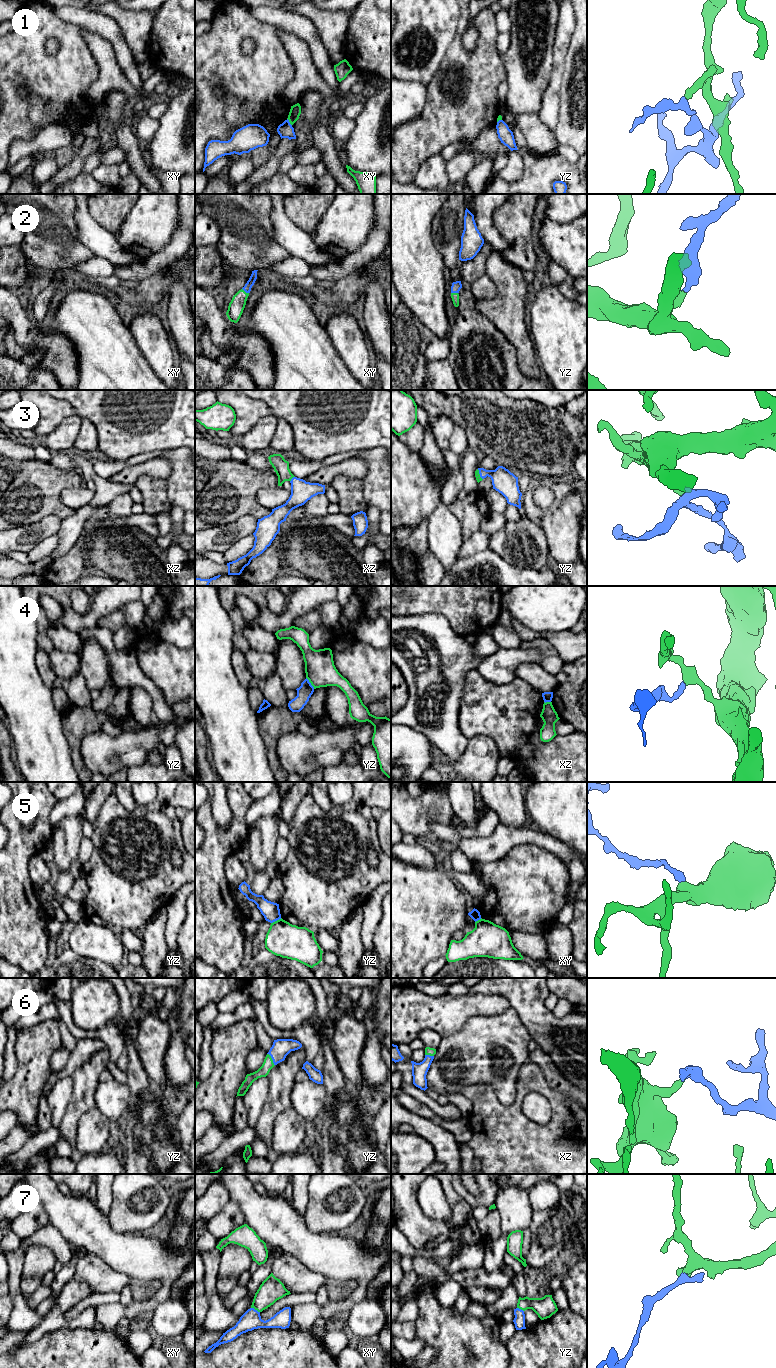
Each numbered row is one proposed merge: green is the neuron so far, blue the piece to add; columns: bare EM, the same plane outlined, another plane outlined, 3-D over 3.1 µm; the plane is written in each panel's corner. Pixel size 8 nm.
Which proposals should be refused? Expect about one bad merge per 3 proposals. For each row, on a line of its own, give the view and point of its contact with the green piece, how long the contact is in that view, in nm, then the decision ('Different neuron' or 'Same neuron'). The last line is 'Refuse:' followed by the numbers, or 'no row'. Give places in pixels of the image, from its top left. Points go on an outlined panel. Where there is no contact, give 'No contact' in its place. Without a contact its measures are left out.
1: Touches green at xy (289, 121). Shared border 70 nm. Different neuron
2: Touches green at xy (244, 291). Shared border 70 nm. Same neuron
3: Touches green at xz (291, 478). Shared border 60 nm. Same neuron
4: Touches green at yz (310, 682). Shared border 120 nm. Different neuron
5: Touches green at yz (277, 920). Shared border 100 nm. Different neuron
6: Touches green at yz (271, 1059). Shared border 120 nm. Same neuron
7: Touches green at xy (255, 1309). Shared border 80 nm. Same neuron
Refuse: 1, 4, 5

